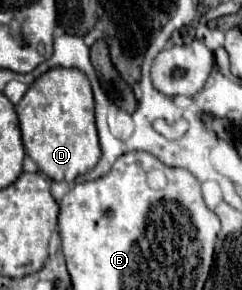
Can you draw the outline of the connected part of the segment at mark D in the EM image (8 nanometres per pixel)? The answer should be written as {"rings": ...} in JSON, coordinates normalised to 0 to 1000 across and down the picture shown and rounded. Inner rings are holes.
{"rings":[[[219,231],[153,266],[70,362],[70,403],[103,521],[194,610],[302,631],[318,603],[351,603],[401,569],[417,514],[393,445],[384,321],[343,245]]]}

